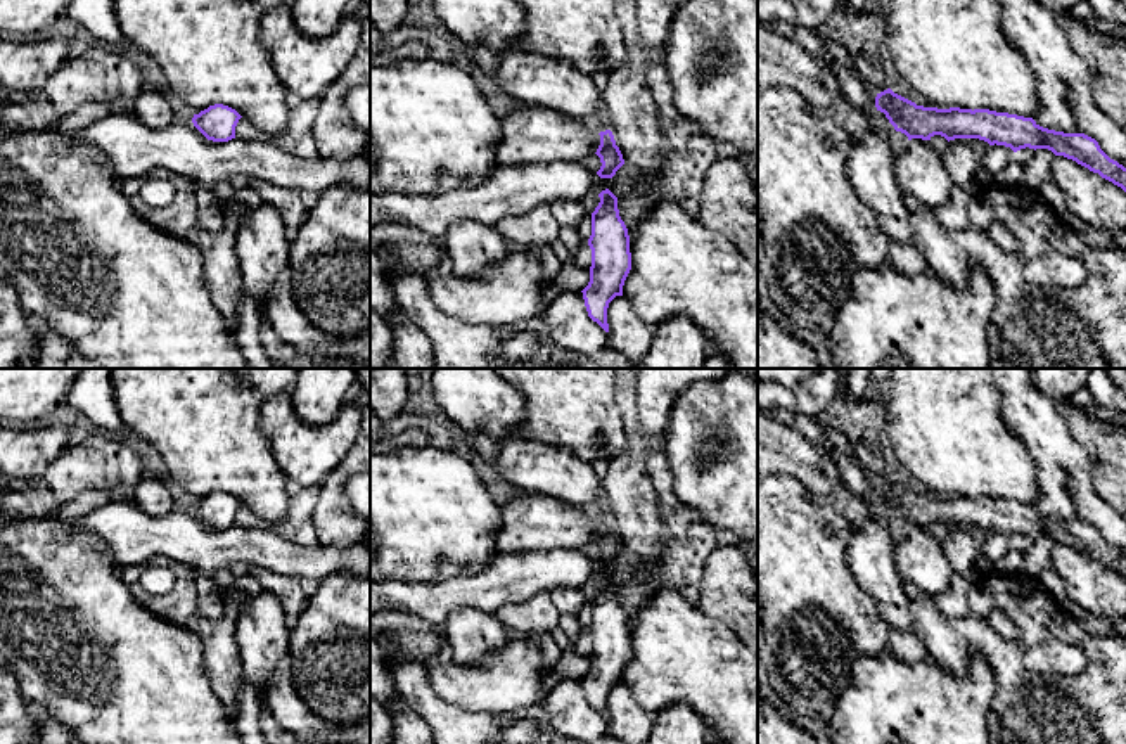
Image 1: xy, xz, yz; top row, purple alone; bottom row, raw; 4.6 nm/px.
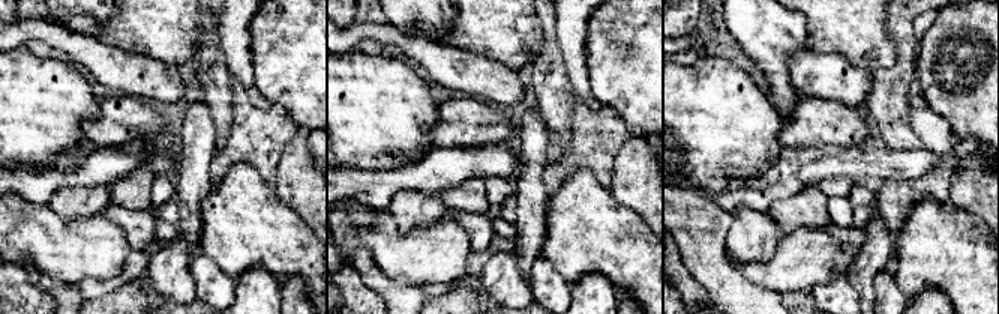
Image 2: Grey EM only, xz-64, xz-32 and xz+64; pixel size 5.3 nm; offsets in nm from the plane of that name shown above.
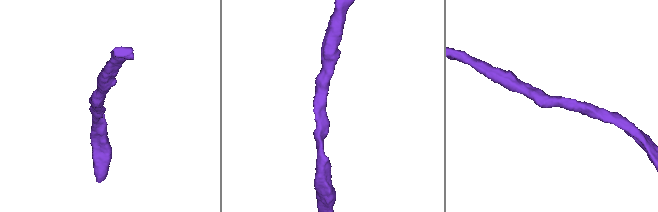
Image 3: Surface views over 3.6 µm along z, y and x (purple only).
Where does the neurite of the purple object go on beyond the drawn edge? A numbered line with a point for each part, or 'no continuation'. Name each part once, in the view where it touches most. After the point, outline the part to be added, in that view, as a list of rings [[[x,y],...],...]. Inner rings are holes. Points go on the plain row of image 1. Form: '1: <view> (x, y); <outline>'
no continuation

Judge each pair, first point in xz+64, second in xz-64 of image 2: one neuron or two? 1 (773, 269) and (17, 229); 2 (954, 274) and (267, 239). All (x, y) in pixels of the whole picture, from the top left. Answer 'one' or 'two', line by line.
1: one
2: one

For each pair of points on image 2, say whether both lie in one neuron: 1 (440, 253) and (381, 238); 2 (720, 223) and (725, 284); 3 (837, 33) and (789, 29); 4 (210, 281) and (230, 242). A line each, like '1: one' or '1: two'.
1: one
2: one
3: two
4: two

